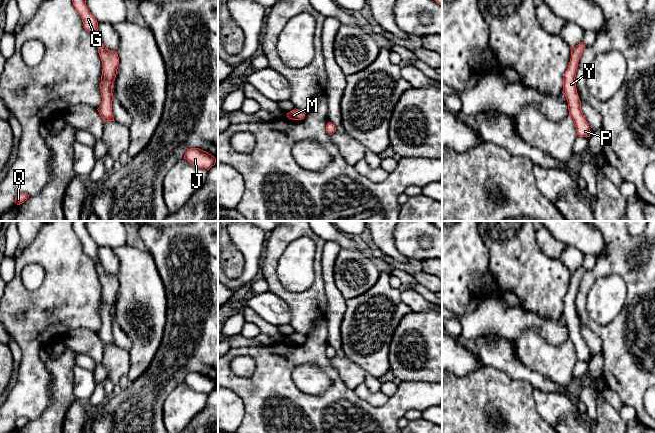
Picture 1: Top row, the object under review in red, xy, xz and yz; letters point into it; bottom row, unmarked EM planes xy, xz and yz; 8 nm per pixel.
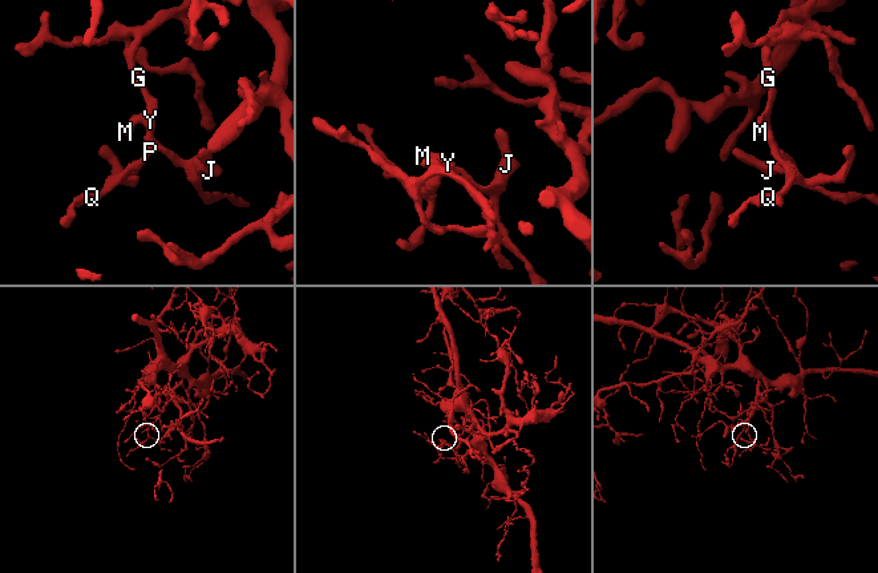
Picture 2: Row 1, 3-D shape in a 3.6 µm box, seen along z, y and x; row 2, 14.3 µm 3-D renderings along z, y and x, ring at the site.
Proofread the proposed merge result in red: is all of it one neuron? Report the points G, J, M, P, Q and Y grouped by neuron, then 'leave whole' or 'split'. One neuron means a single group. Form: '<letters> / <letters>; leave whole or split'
G J M P Q Y; leave whole

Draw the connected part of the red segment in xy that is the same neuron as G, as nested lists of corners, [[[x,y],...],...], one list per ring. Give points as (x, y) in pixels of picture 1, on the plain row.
[[[73,221],[73,230],[79,237],[84,252],[96,263],[98,277],[102,285],[103,293],[101,299],[100,316],[102,327],[97,333],[103,345],[115,345],[112,338],[112,309],[117,299],[119,281],[116,275],[104,270],[98,258],[98,246],[86,229],[86,221]]]

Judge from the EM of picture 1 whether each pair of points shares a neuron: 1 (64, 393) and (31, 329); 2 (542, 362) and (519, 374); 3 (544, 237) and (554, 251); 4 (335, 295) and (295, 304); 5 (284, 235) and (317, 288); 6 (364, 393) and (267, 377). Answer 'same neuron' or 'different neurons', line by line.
1: different neurons
2: different neurons
3: same neuron
4: different neurons
5: same neuron
6: different neurons

